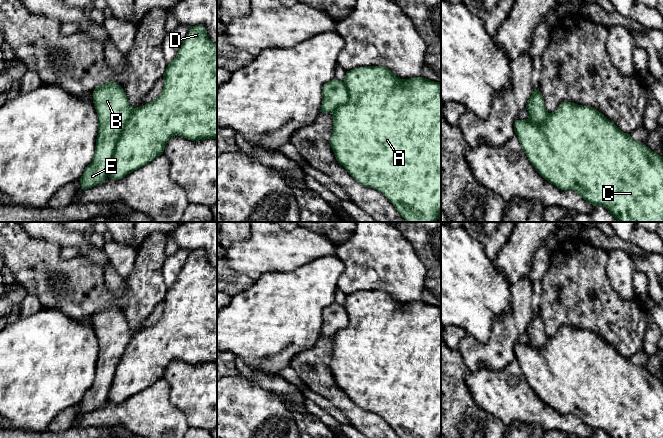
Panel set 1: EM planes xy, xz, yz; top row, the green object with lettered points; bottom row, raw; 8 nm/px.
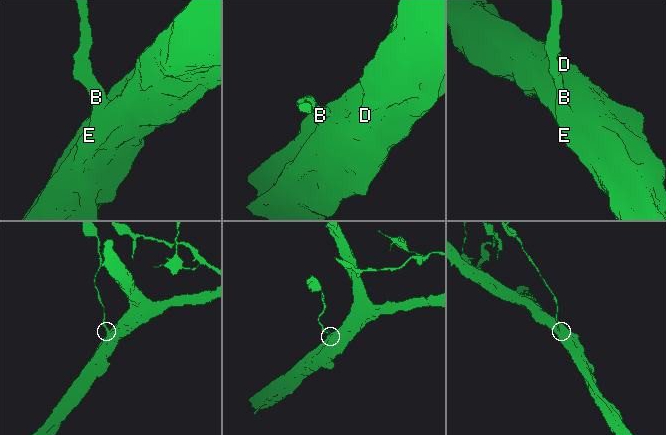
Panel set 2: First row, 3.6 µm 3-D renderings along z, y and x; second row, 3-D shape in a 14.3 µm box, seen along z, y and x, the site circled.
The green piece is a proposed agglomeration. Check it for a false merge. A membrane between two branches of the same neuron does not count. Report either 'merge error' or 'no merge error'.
merge error

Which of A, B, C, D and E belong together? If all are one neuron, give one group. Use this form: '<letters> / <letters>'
A C D / B E

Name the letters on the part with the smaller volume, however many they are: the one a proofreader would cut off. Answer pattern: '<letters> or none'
B, E

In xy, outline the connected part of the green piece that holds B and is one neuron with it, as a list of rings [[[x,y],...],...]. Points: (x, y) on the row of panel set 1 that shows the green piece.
[[[114,81],[94,89],[93,103],[98,116],[98,135],[94,157],[79,179],[82,190],[107,178],[117,140],[133,110],[123,88]]]

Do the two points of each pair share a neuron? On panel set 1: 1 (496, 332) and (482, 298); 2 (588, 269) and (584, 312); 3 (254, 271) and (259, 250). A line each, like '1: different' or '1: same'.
1: different
2: same
3: same

